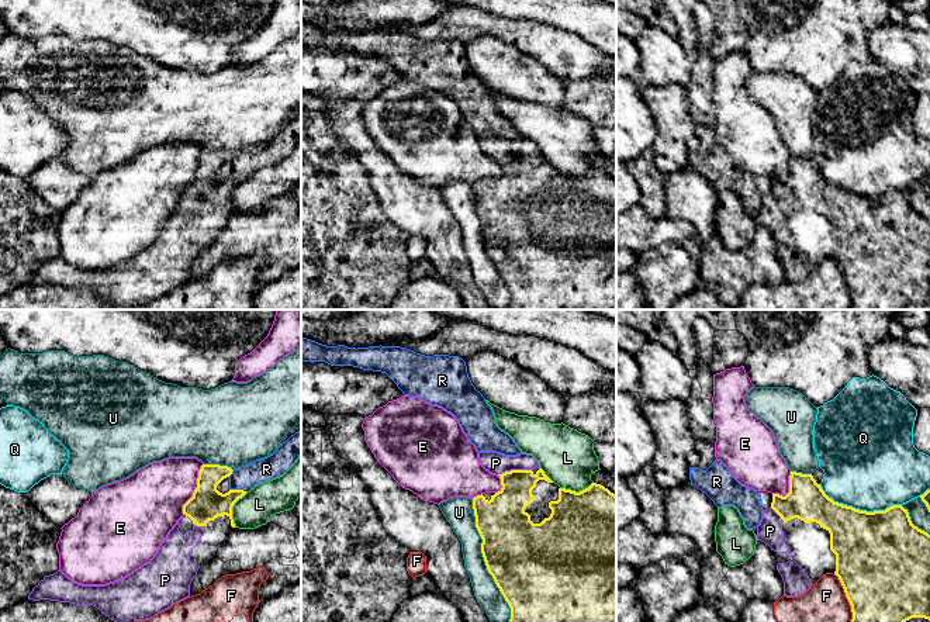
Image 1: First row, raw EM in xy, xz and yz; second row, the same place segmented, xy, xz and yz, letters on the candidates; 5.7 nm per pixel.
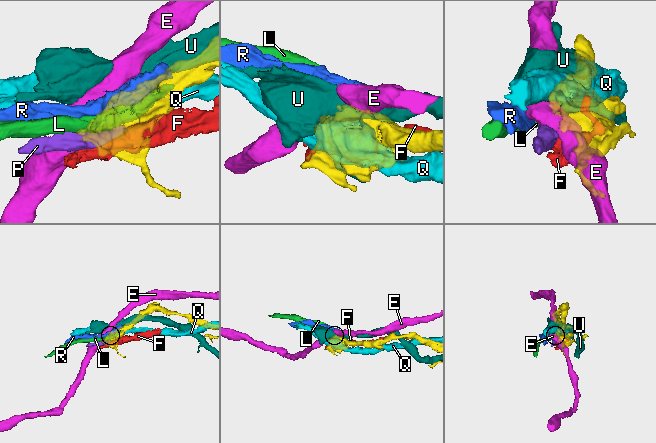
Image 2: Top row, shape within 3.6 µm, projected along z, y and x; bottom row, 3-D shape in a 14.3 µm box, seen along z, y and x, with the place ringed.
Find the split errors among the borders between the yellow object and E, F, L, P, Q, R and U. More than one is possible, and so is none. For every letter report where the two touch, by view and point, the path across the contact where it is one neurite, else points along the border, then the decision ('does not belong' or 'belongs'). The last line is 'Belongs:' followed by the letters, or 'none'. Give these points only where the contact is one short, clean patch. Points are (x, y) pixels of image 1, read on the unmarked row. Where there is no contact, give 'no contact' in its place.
E: yz (790, 175) | does not belong
F: yz (847, 283) | does not belong
L: xy (231, 194) | does not belong
P: xz (514, 155) | across xz (504, 197), (514, 182), (514, 155), (495, 148) | belongs
Q: yz (858, 194) | does not belong
R: xy (235, 175) | along xy (230, 173), (241, 175) | does not belong
U: xz (484, 245) | does not belong
Belongs: P

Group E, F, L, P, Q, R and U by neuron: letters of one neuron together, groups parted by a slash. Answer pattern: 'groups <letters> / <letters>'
groups E / F / L / P / Q / R / U

